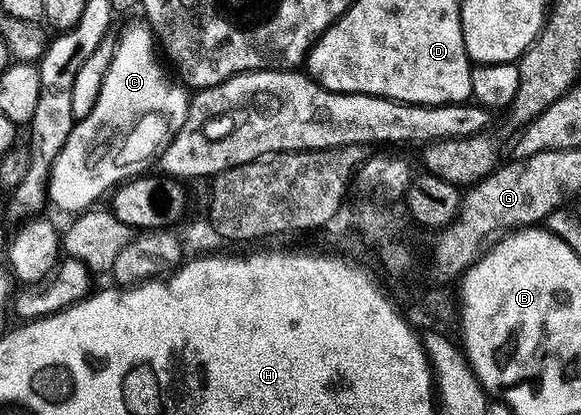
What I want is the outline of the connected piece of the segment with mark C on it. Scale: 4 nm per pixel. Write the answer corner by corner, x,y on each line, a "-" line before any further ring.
143,21
136,22
133,26
128,26
124,30
124,35
118,38
118,45
116,47
116,54
112,58
112,66
106,72
106,80
100,89
100,99
94,104
94,108
90,112
90,116
79,119
76,127
72,130
72,135
66,140
66,148
58,156
58,160
52,166
52,173
48,176
48,201
53,207
57,206
60,210
65,210
71,216
79,216
86,210
93,209
97,205
96,202
104,193
115,191
117,187
125,182
131,182
132,179
138,178
149,173
148,165
155,163
157,159
163,155
164,151
168,149
169,144
178,136
178,132
182,132
182,128
188,119
188,111
190,109
190,90
187,85
181,84
175,77
168,78
168,74
164,71
165,63
162,61
161,55
158,53
158,39
152,32
152,27
145,24

